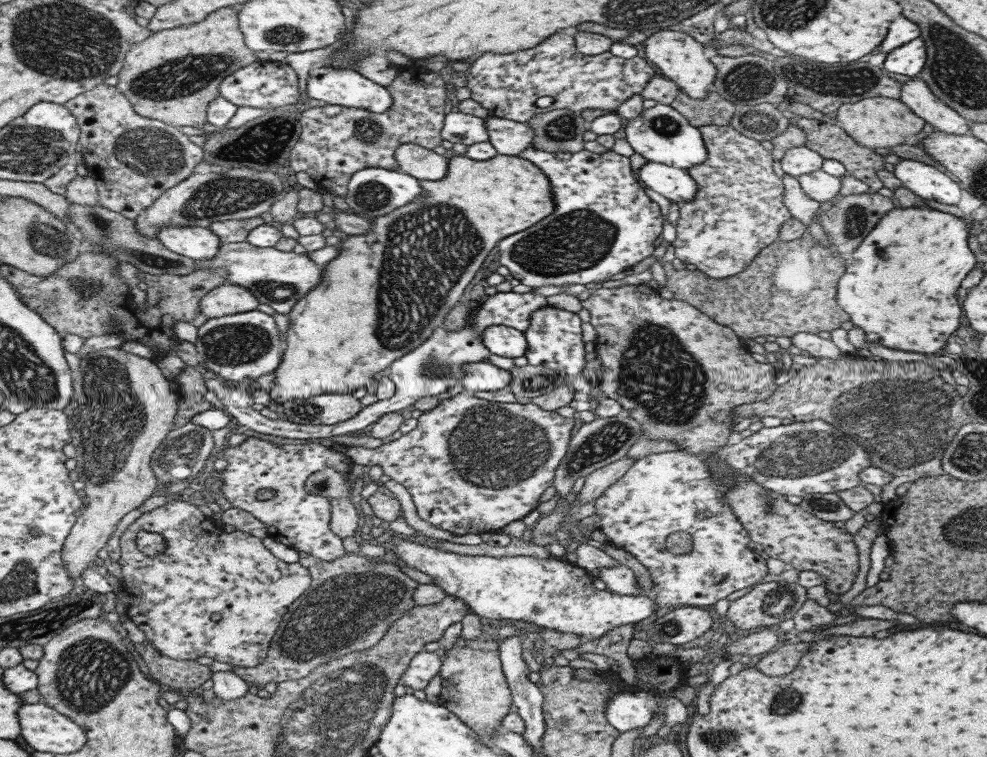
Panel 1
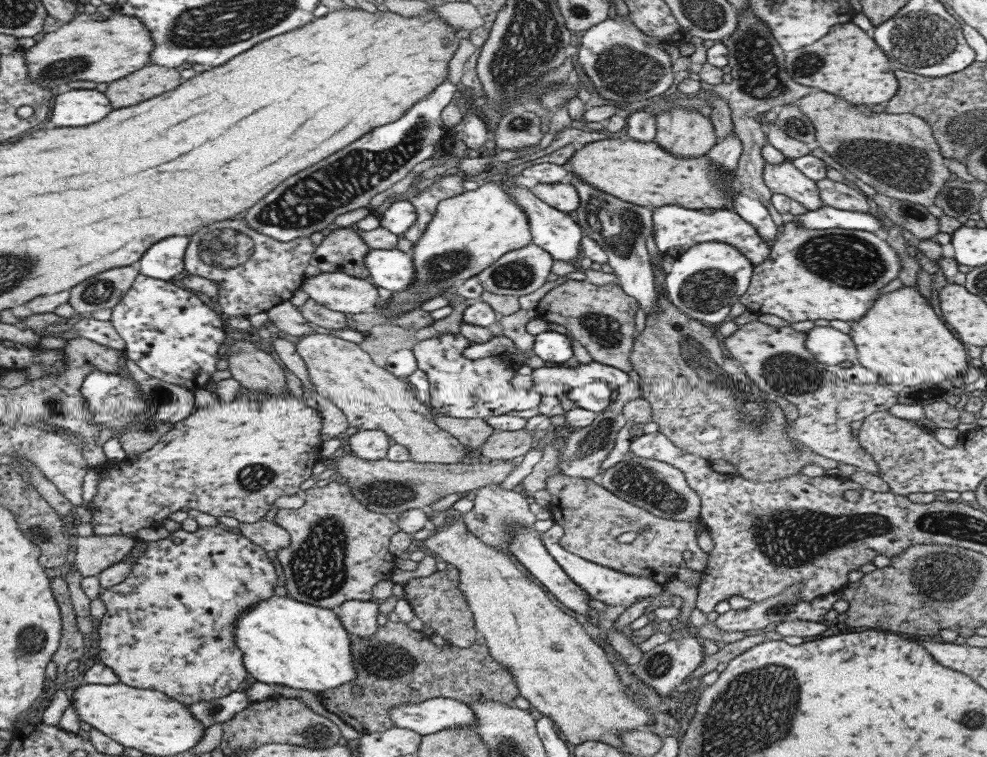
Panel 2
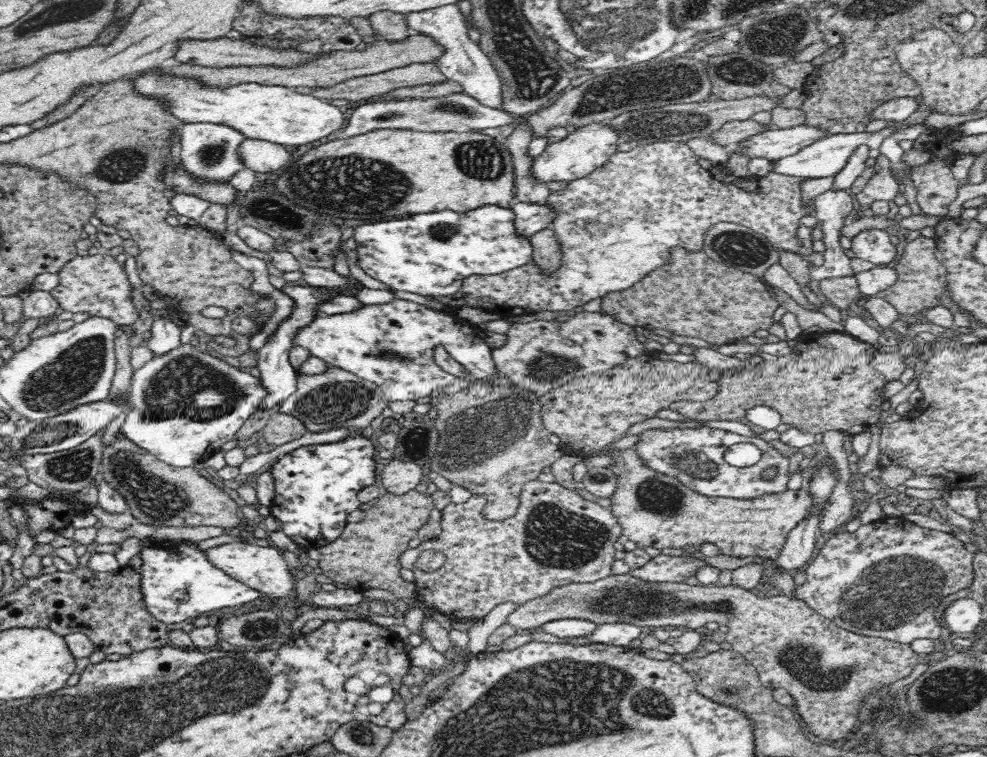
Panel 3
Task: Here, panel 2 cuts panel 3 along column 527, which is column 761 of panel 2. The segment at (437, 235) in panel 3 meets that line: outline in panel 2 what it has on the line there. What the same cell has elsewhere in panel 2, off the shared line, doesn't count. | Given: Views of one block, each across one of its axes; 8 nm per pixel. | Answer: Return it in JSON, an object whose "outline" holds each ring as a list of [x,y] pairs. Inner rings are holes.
{"outline":[[[675,203],[651,209],[653,240],[657,250],[668,260],[676,259],[685,250],[701,242],[725,242],[739,250],[754,266],[761,264],[770,246],[757,234],[757,231],[731,208],[693,210],[677,206]]]}

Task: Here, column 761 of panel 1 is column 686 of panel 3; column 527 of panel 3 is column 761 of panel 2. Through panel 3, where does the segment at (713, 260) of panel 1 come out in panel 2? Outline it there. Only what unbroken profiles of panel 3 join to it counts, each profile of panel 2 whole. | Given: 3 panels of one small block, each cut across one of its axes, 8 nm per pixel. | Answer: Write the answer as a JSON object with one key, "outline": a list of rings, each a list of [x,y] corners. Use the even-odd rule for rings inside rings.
{"outline":[[[792,221],[783,222],[780,233],[773,241],[773,245],[770,246],[769,254],[767,258],[761,262],[761,264],[754,265],[752,267],[753,274],[751,275],[750,282],[745,292],[738,298],[738,302],[745,306],[746,310],[752,313],[760,314],[773,314],[778,316],[788,323],[801,322],[801,320],[844,320],[850,322],[853,320],[859,320],[867,312],[867,308],[871,306],[871,303],[879,294],[879,290],[891,282],[893,278],[899,274],[901,270],[901,263],[899,263],[899,257],[895,250],[891,246],[887,245],[887,241],[883,239],[883,234],[871,233],[871,231],[862,230],[845,230],[841,228],[825,228],[825,230],[807,230],[807,228],[797,227]]]}

